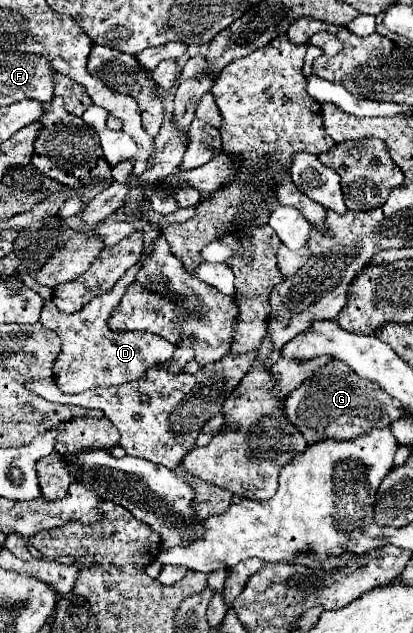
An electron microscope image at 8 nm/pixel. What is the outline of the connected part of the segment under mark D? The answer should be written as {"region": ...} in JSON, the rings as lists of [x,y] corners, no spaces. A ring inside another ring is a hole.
{"region":[[[142,261],[130,267],[108,293],[94,297],[90,303],[86,303],[80,311],[72,315],[58,311],[52,299],[44,301],[40,323],[56,331],[56,335],[62,339],[62,349],[54,363],[54,379],[62,393],[80,393],[100,385],[122,385],[128,381],[136,381],[152,365],[164,365],[174,359],[176,345],[166,341],[164,337],[156,333],[144,333],[144,331],[112,333],[112,329],[108,329],[106,325],[108,313],[112,313],[112,309],[120,303],[120,297],[124,295],[126,287],[134,281],[140,265]],[[96,339],[104,339],[104,341],[96,341]]]}

